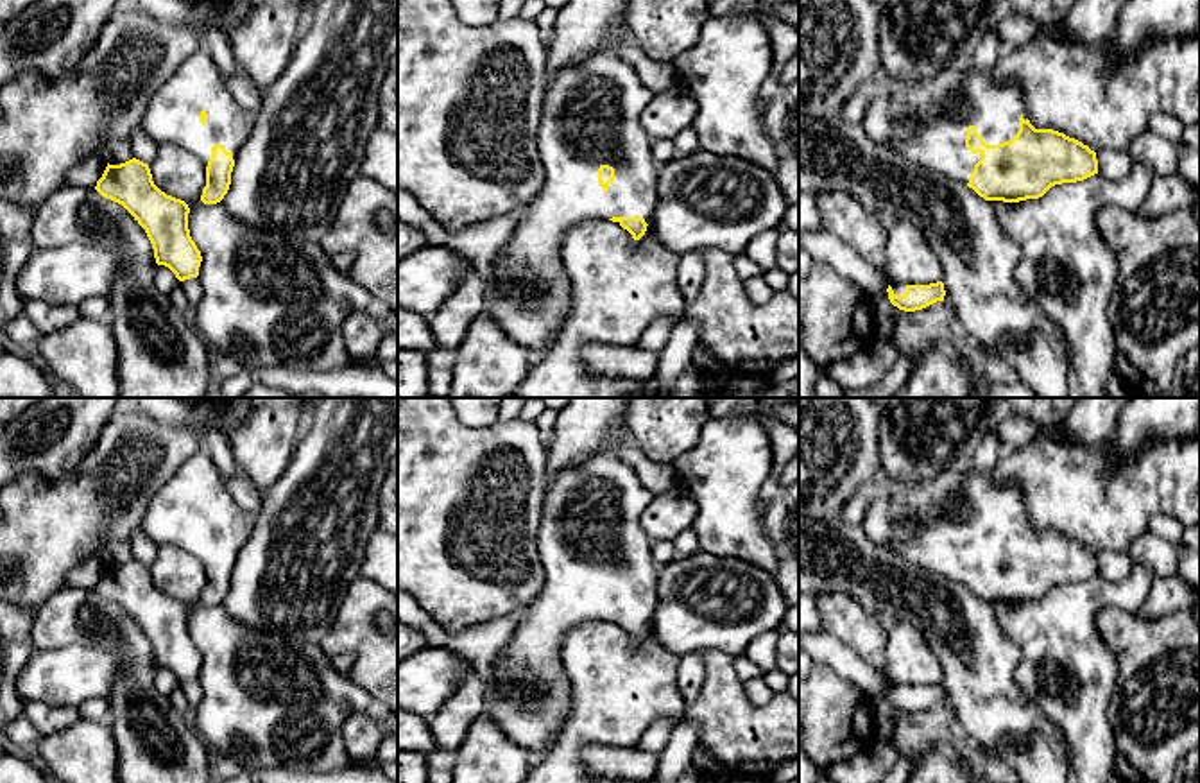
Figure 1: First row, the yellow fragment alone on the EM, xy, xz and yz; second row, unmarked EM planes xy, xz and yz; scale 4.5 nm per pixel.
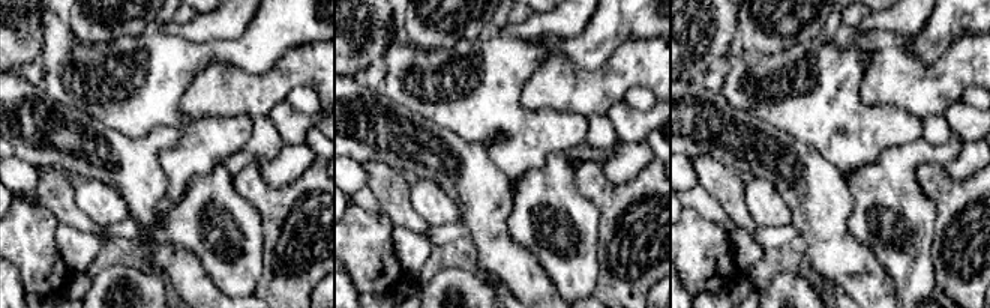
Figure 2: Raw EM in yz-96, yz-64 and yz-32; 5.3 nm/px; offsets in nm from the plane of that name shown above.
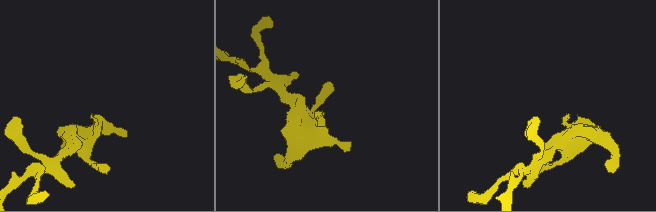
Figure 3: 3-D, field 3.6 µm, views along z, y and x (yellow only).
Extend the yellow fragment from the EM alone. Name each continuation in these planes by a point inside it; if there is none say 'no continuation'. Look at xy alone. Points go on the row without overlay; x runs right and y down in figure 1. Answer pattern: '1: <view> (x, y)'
1: xy (172, 515)

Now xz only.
1: xz (591, 513)

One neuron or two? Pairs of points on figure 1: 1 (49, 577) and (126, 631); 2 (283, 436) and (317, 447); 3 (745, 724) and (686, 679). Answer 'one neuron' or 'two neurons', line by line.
1: two neurons
2: two neurons
3: two neurons

